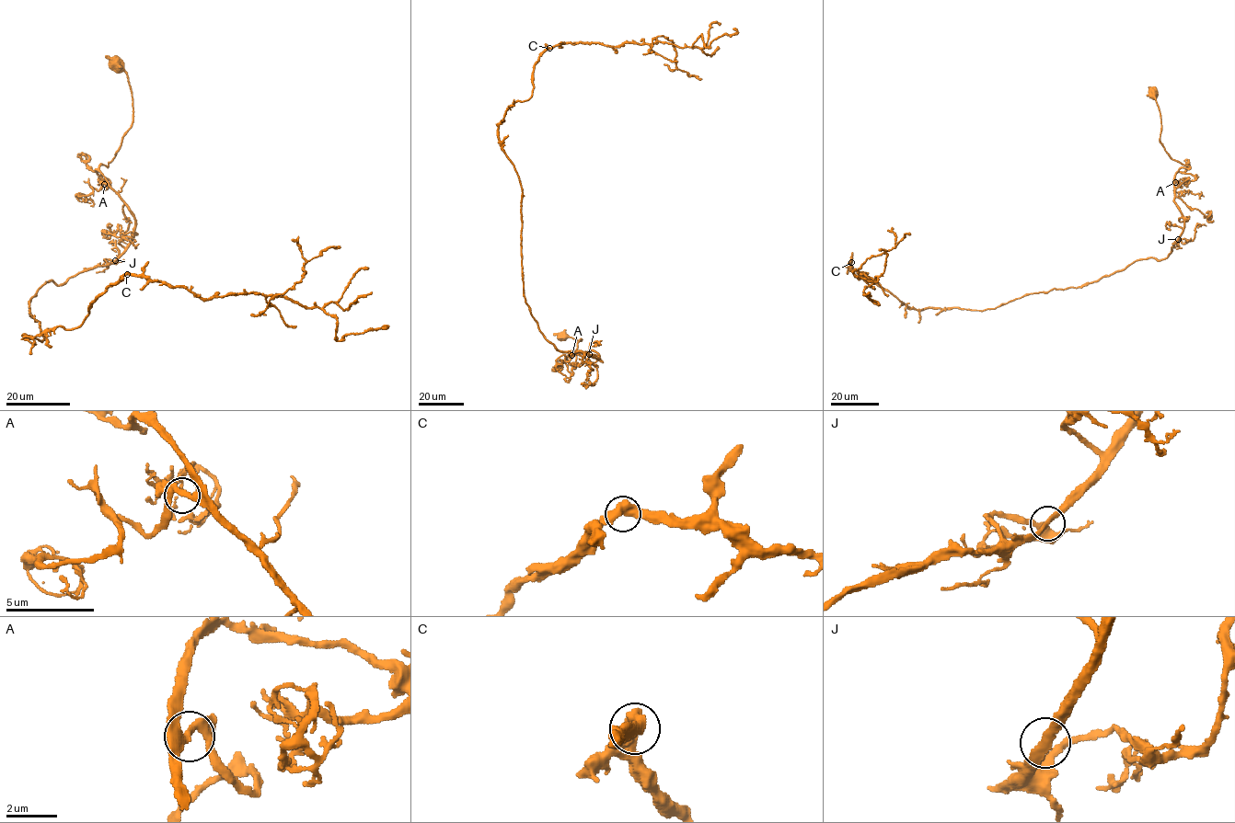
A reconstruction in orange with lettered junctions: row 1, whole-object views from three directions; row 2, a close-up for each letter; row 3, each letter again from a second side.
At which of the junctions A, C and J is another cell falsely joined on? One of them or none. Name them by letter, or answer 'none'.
none

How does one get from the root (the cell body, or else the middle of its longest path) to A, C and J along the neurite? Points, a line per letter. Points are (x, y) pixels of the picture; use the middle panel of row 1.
A: (561, 337), (582, 339), (577, 344), (574, 368), (567, 359), (571, 355)
C: (561, 337), (582, 339), (574, 368), (599, 359), (559, 351), (530, 312), (498, 135), (549, 48)
J: (561, 337), (582, 339), (577, 344), (574, 368), (568, 356), (593, 350), (599, 357), (595, 359), (589, 354)

